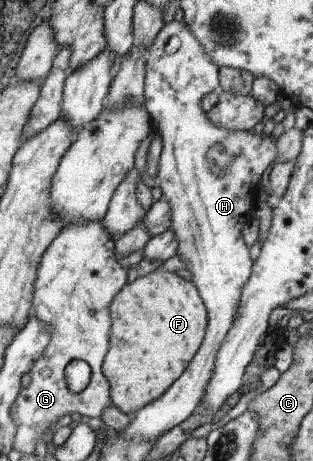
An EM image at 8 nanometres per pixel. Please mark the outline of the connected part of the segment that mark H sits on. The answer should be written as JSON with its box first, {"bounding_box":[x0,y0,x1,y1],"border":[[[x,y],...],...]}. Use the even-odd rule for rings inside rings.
{"bounding_box":[118,20,278,442],"border":[[[172,20],[159,32],[153,45],[149,47],[143,103],[151,114],[153,128],[158,130],[164,141],[158,173],[158,187],[161,197],[169,202],[172,209],[172,230],[179,242],[178,255],[186,264],[185,269],[192,274],[191,281],[198,287],[203,301],[206,303],[209,323],[201,349],[181,377],[163,397],[132,415],[129,425],[124,430],[118,431],[126,438],[137,438],[142,442],[161,439],[167,432],[189,419],[204,400],[214,374],[218,353],[238,318],[242,293],[254,270],[251,251],[243,239],[245,217],[255,211],[255,201],[261,179],[263,179],[265,171],[273,163],[275,164],[278,158],[278,140],[271,137],[270,134],[255,133],[253,130],[228,130],[226,127],[219,127],[208,118],[208,113],[202,108],[202,99],[215,91],[219,91],[219,66],[209,54],[206,54],[204,45],[188,28],[184,20]],[[173,35],[179,37],[181,45],[176,52],[169,54],[165,51],[165,47]],[[221,142],[225,145],[227,153],[233,154],[235,161],[224,176],[216,176],[209,165],[208,153],[211,147]]]}

